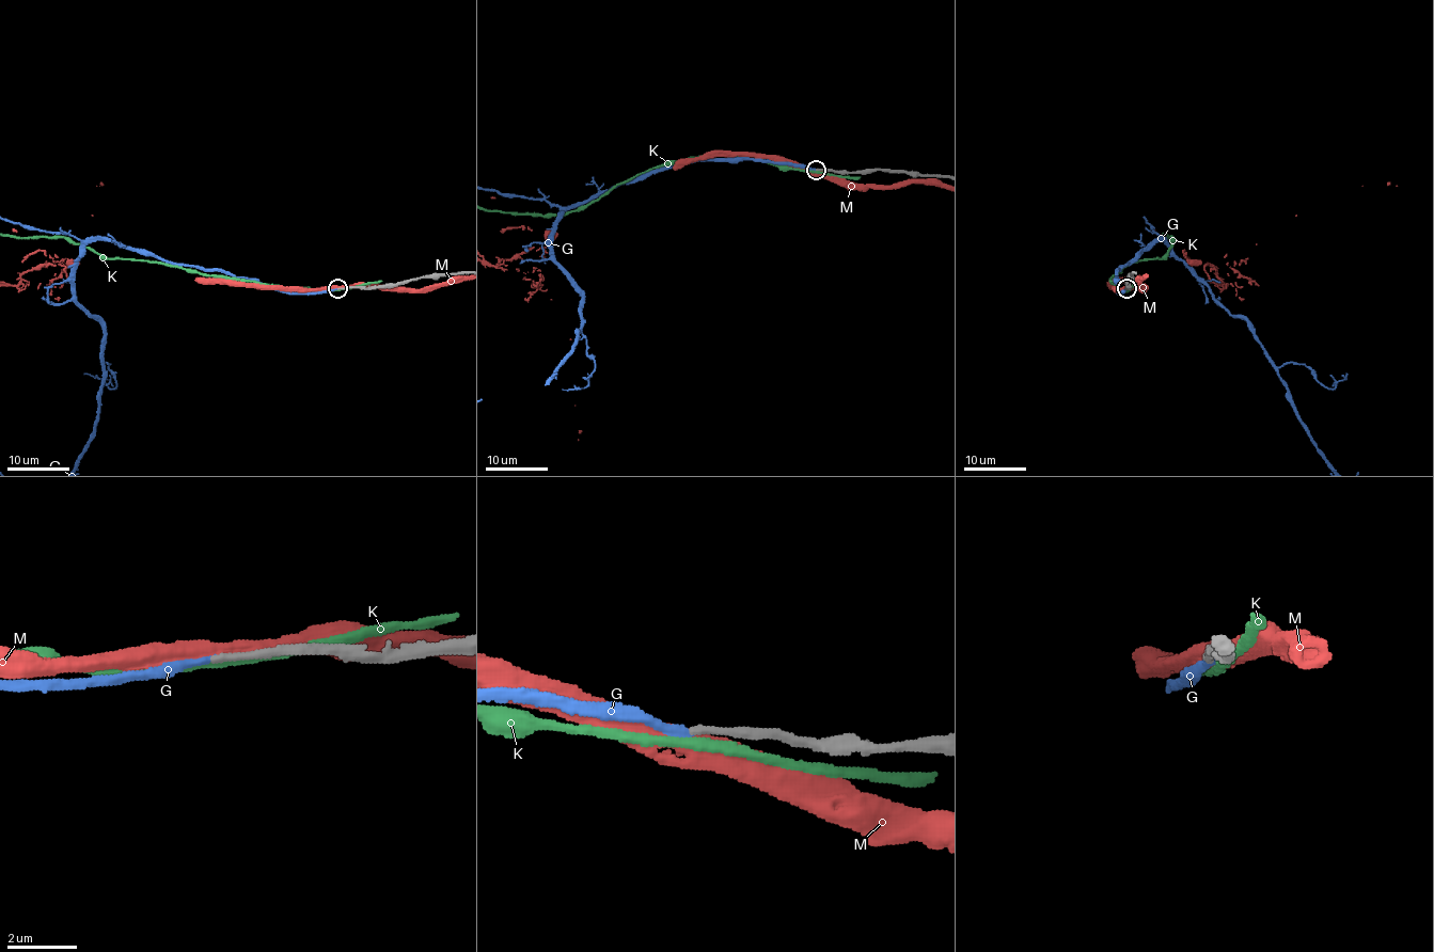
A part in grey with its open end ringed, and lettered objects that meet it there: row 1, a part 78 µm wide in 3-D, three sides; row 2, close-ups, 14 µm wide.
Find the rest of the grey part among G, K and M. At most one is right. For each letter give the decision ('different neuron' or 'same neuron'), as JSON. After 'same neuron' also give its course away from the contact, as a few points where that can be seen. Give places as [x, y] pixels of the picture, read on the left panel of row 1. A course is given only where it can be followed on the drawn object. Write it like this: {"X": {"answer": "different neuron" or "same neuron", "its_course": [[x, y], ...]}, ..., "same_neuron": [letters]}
{"G": {"answer": "same neuron"}, "K": {"answer": "different neuron"}, "M": {"answer": "different neuron"}, "same_neuron": ["G"]}

